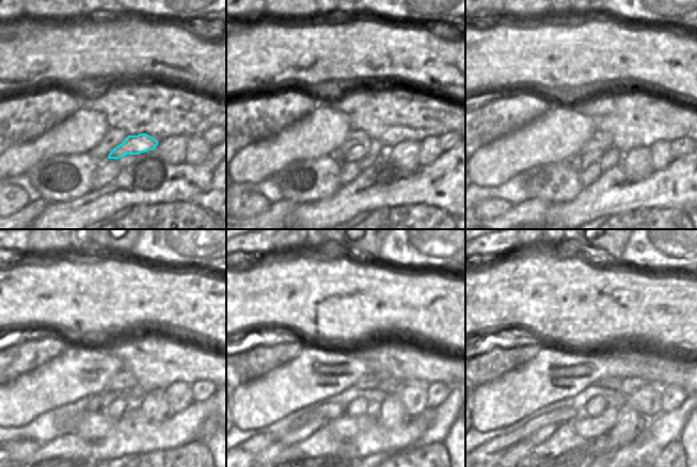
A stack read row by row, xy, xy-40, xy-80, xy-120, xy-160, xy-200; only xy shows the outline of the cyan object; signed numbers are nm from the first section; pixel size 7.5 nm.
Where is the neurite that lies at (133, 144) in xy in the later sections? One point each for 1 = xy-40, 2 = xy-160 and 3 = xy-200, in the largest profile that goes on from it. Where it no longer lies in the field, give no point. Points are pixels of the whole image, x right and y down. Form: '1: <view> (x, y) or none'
1: xy-40 (358, 153)
2: xy-160 (317, 412)
3: xy-200 (547, 416)

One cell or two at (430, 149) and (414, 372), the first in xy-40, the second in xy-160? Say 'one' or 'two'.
two

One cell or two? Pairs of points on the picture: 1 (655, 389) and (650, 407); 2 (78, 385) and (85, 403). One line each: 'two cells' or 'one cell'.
1: one cell
2: two cells

